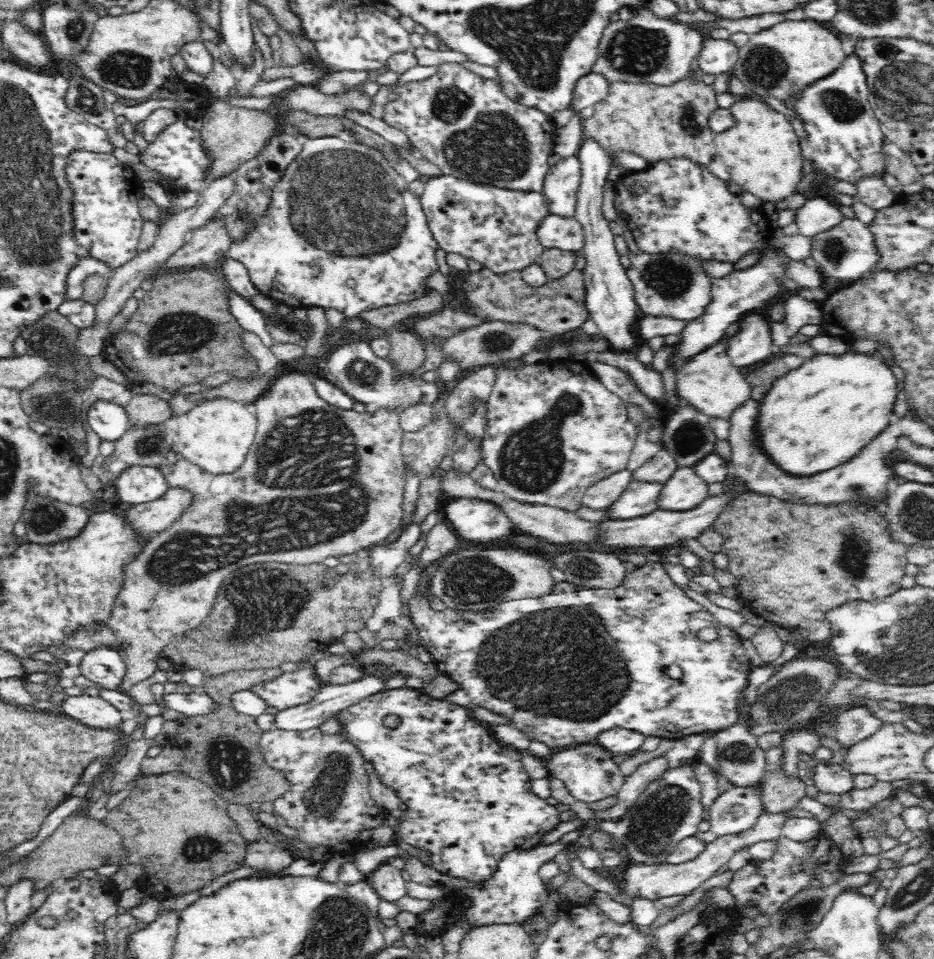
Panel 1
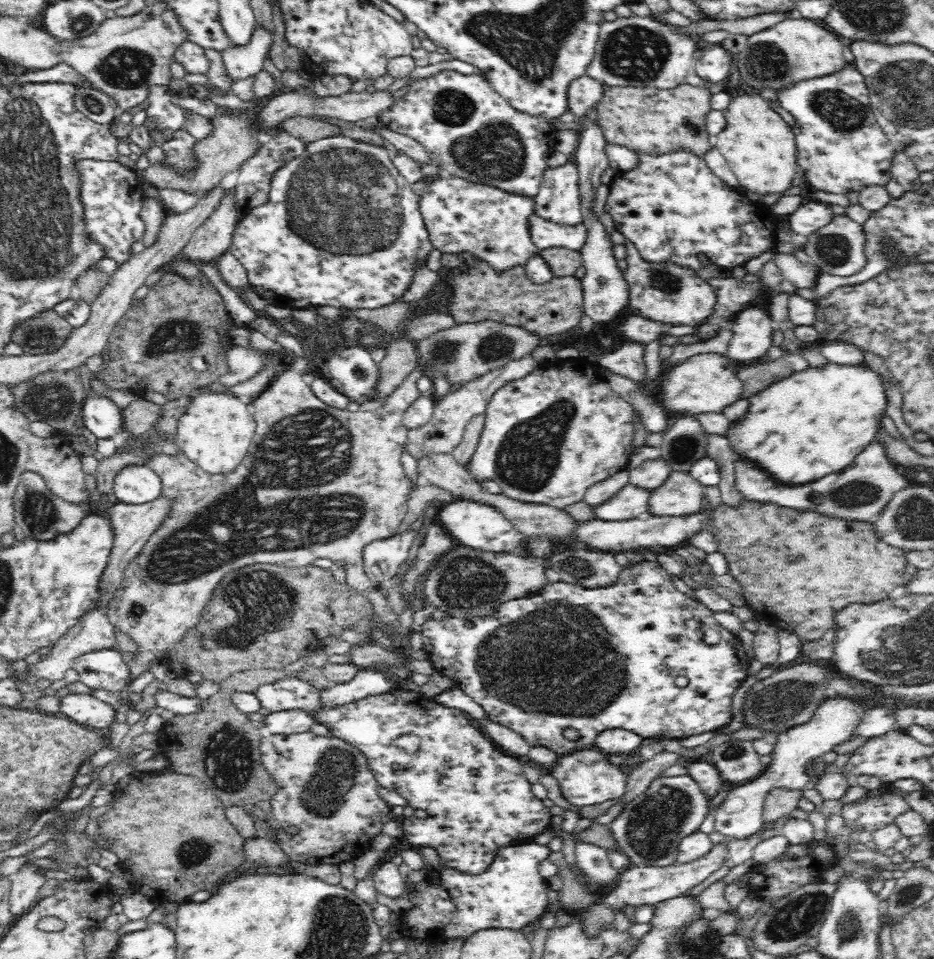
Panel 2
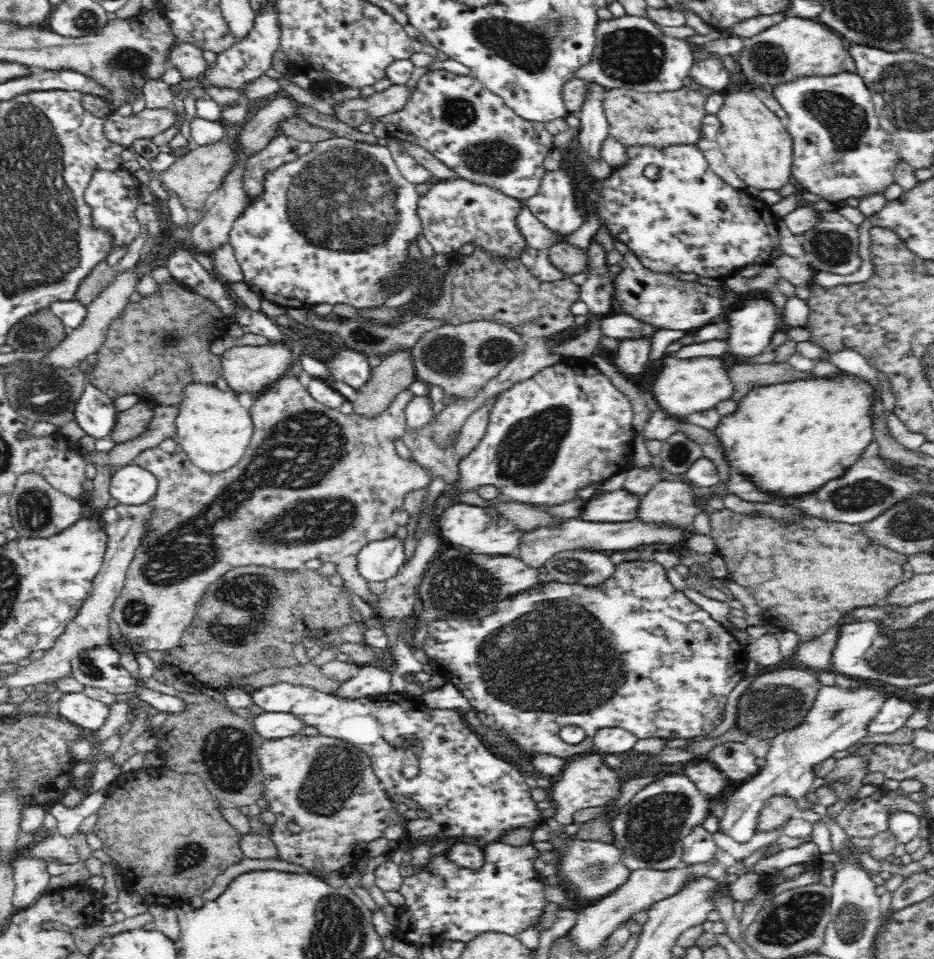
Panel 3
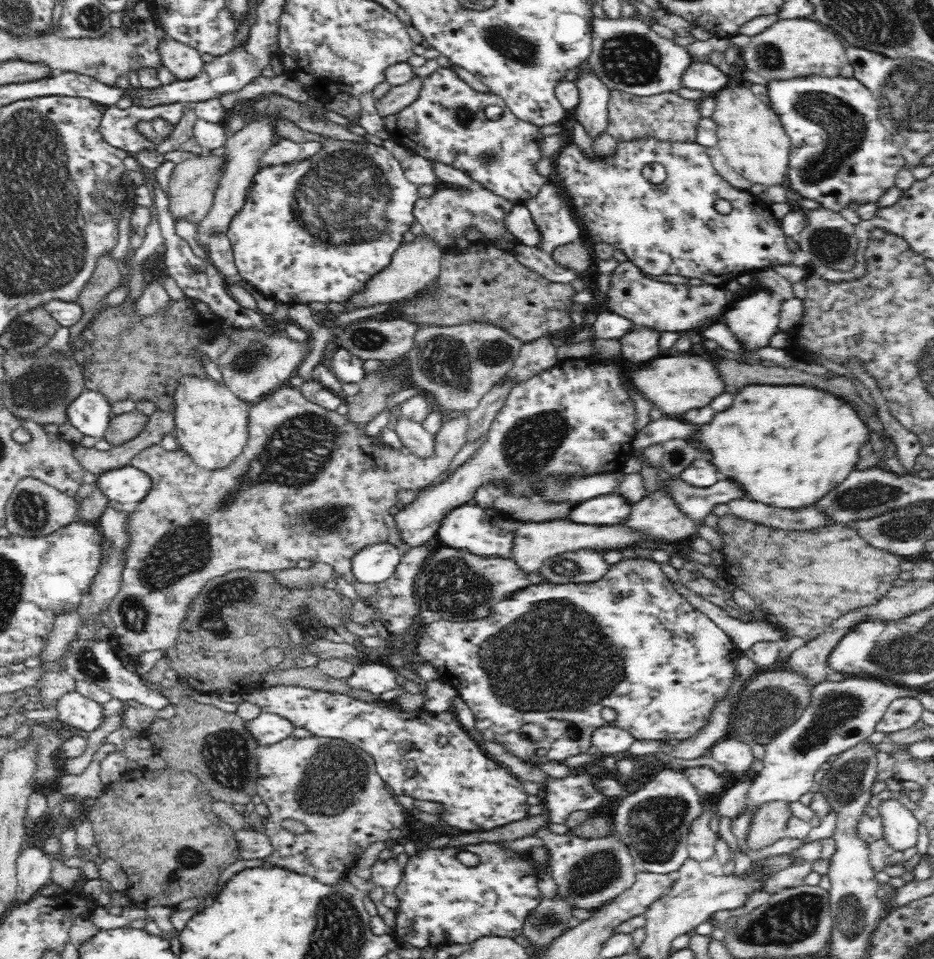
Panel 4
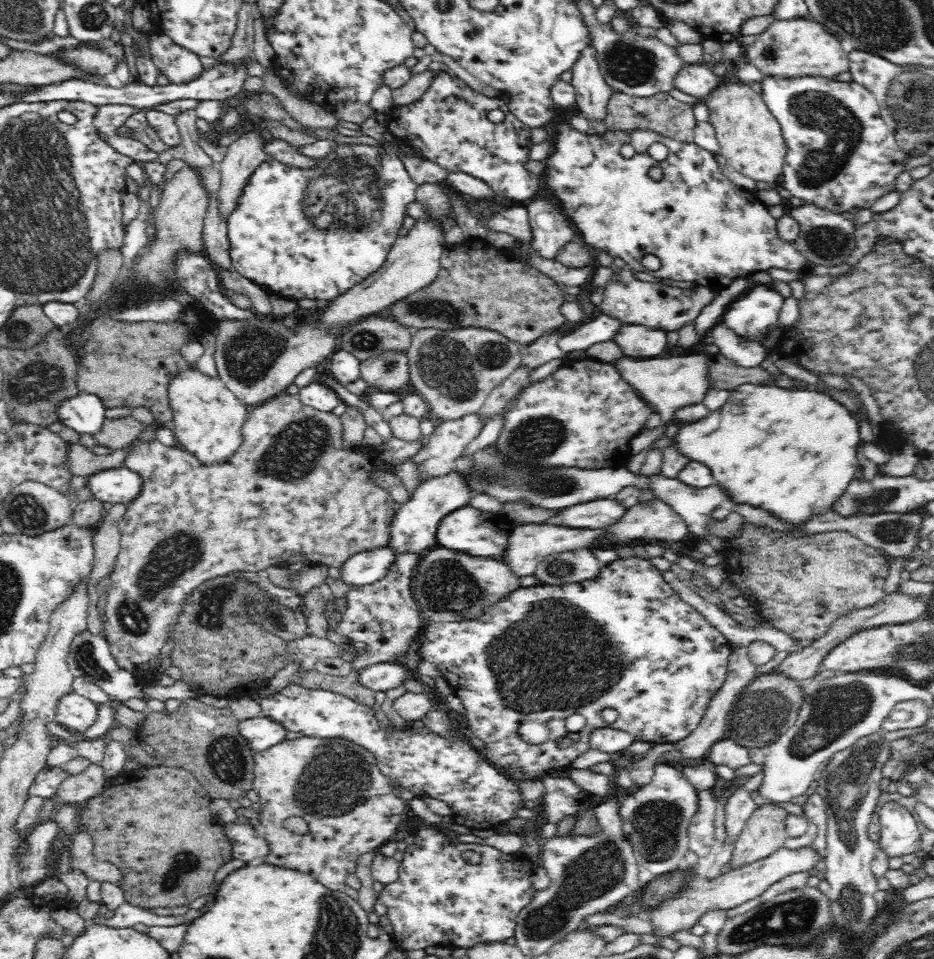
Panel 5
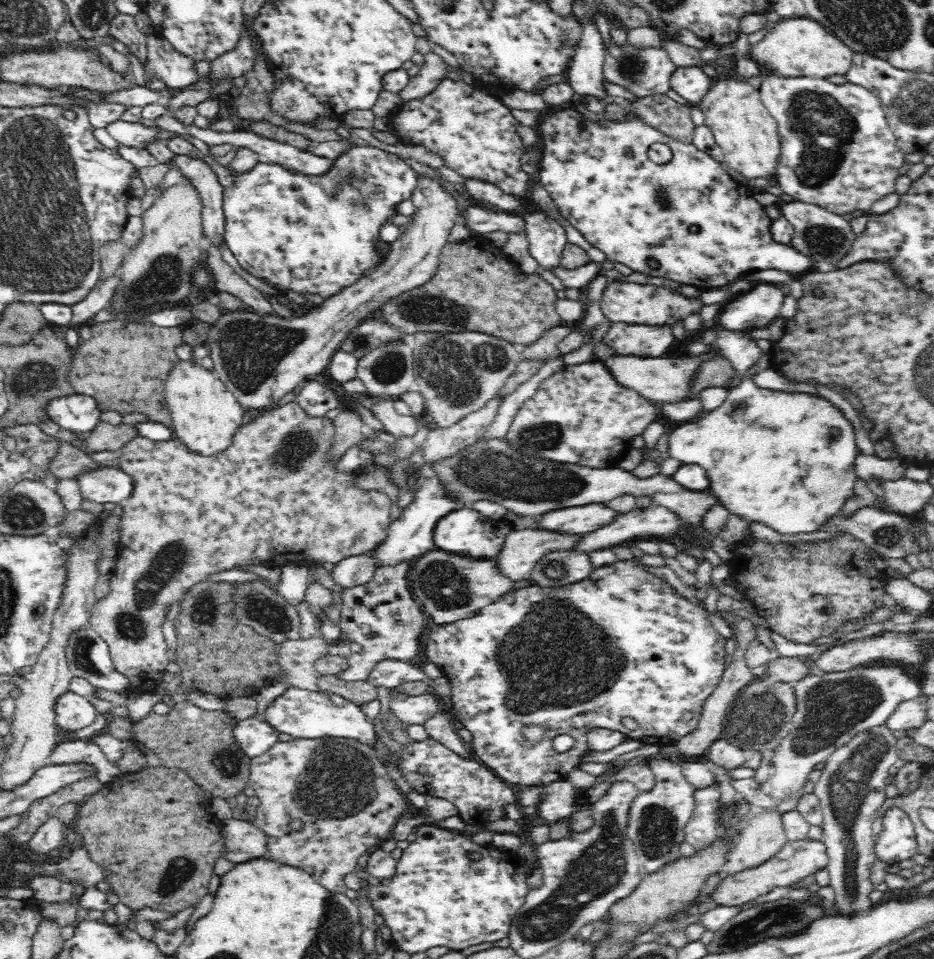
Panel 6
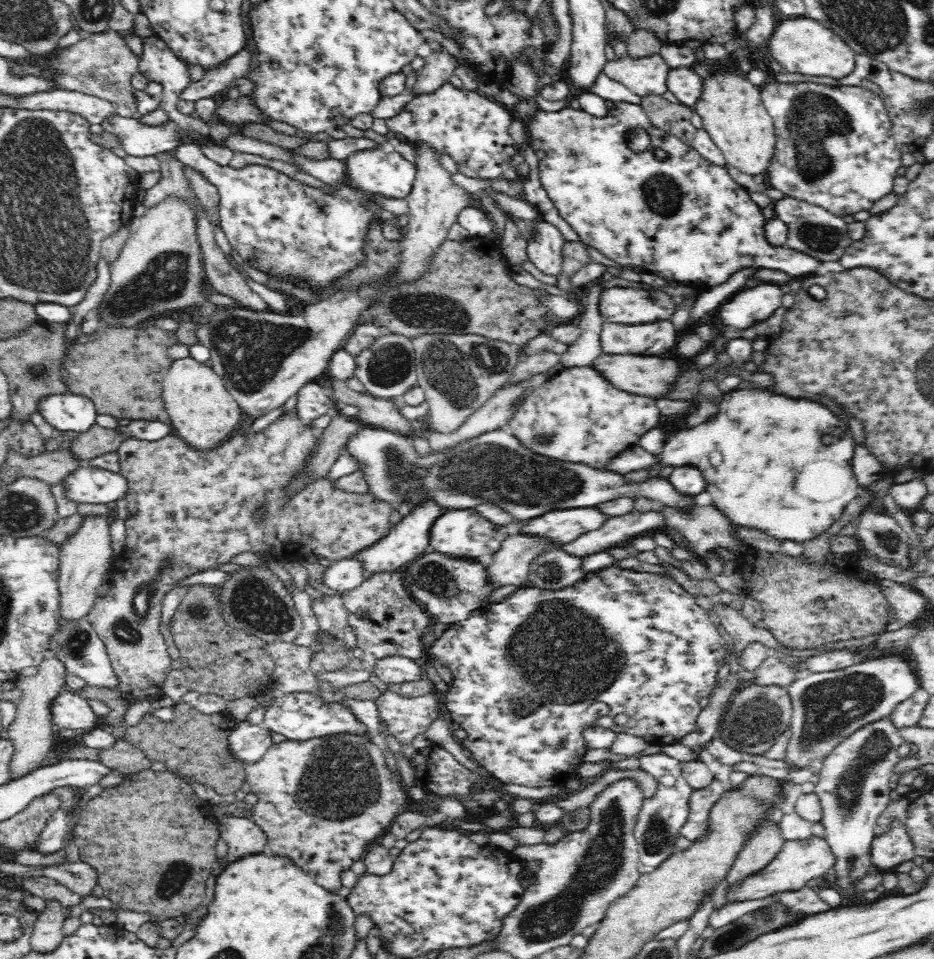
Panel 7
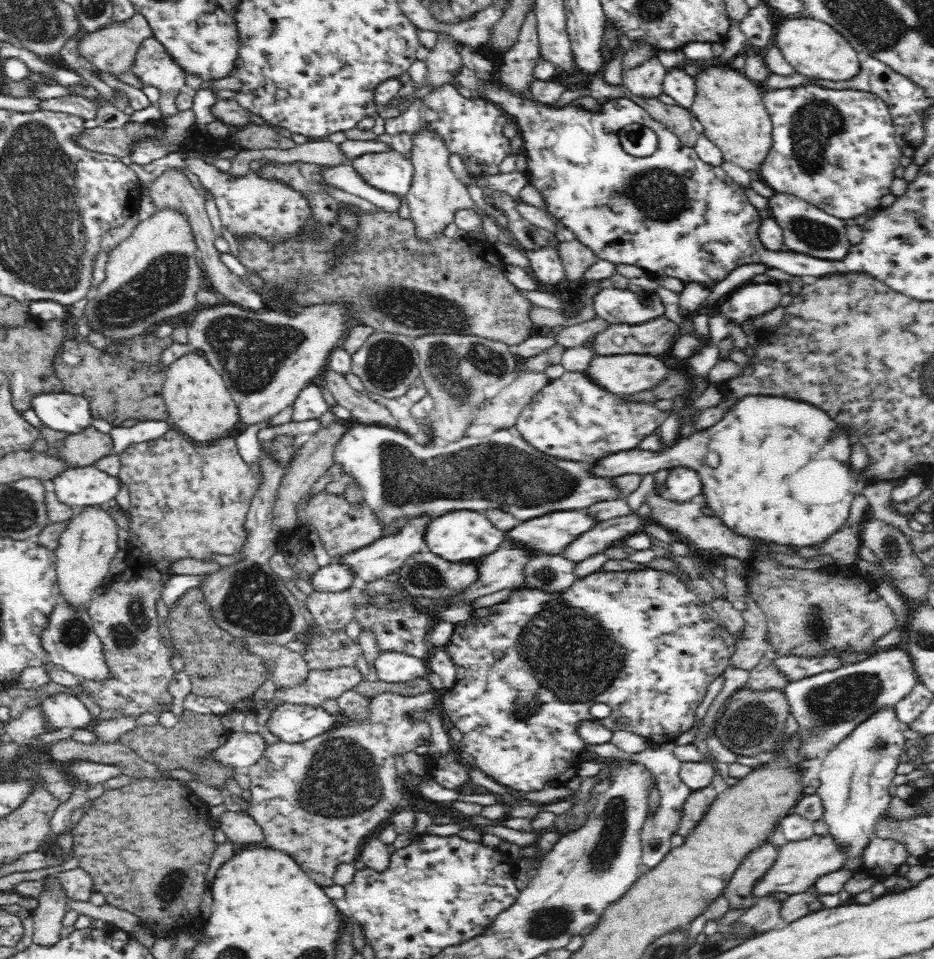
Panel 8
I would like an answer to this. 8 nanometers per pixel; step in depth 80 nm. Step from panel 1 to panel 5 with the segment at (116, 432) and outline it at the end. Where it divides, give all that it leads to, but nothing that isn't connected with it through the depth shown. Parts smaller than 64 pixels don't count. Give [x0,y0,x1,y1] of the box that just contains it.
[58,393,107,436]

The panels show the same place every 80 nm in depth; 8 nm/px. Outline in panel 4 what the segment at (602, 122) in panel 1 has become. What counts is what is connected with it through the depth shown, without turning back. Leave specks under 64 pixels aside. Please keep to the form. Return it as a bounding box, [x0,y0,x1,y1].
[607,89,702,143]

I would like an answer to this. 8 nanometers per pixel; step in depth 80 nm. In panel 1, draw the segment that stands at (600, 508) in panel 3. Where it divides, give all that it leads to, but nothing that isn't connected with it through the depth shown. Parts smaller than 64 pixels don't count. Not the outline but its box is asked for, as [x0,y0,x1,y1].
[606,480,664,519]

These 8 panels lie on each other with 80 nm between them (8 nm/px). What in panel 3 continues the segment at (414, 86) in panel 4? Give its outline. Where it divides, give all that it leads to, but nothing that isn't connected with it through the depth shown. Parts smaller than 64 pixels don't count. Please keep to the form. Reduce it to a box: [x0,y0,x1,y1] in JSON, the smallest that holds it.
[332,84,413,127]

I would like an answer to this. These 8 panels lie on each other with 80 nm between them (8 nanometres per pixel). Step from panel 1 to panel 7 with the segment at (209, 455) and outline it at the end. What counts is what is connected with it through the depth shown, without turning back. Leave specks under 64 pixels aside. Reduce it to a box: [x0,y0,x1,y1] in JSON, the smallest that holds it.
[161,357,244,450]

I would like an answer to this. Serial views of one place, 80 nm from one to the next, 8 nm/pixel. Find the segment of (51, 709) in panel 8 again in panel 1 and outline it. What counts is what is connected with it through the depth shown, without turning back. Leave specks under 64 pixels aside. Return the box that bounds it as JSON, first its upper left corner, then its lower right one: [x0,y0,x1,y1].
[59,693,126,729]

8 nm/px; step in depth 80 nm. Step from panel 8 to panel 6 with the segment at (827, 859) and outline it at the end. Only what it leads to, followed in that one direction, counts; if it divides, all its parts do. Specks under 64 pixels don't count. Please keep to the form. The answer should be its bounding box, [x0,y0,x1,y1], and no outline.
[708,840,827,907]

